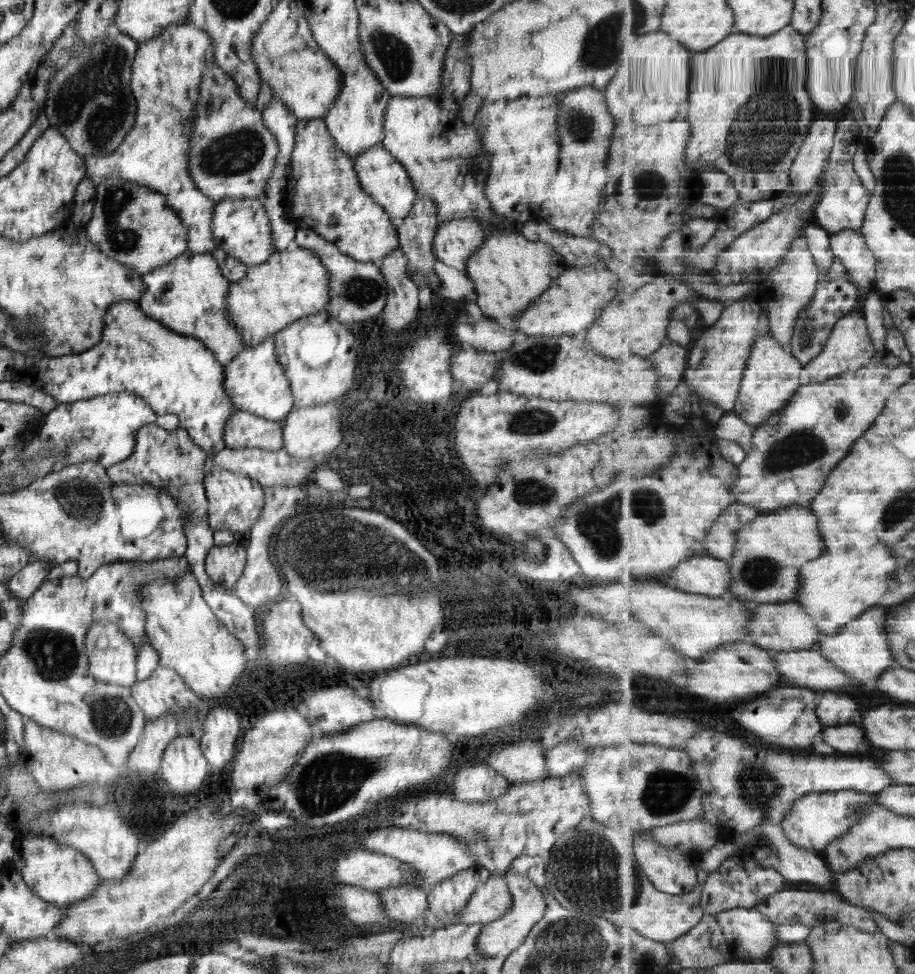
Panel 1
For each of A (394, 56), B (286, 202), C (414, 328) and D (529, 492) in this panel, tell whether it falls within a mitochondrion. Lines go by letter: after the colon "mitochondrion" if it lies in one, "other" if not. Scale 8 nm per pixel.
A: mitochondrion
B: other
C: other
D: mitochondrion

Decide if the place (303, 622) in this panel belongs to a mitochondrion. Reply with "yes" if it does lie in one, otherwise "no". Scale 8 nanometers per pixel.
no

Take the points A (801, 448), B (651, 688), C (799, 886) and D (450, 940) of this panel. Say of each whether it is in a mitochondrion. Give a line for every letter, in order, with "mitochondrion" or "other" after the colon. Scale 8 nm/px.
A: mitochondrion
B: mitochondrion
C: other
D: other

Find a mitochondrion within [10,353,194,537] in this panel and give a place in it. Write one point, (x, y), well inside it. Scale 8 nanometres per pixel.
(77, 498)

